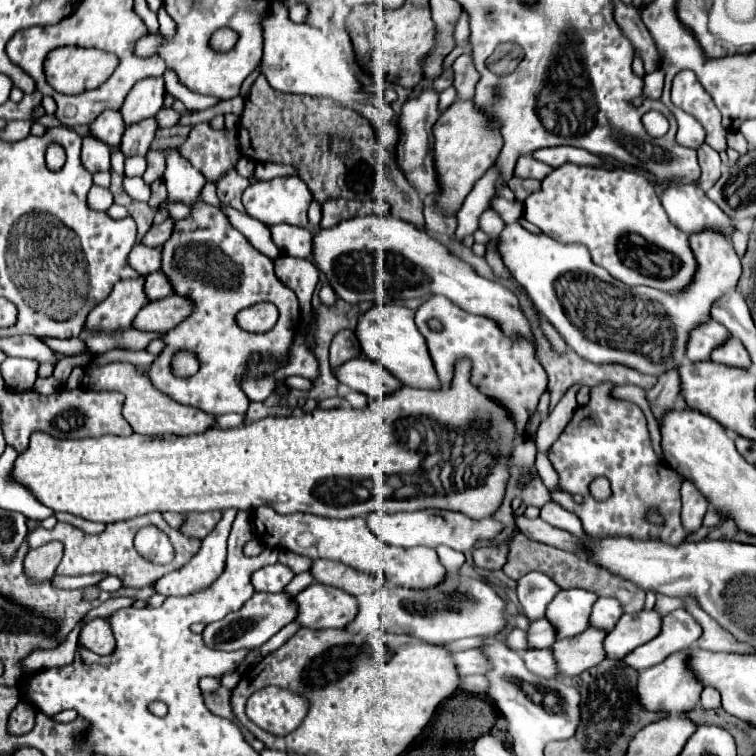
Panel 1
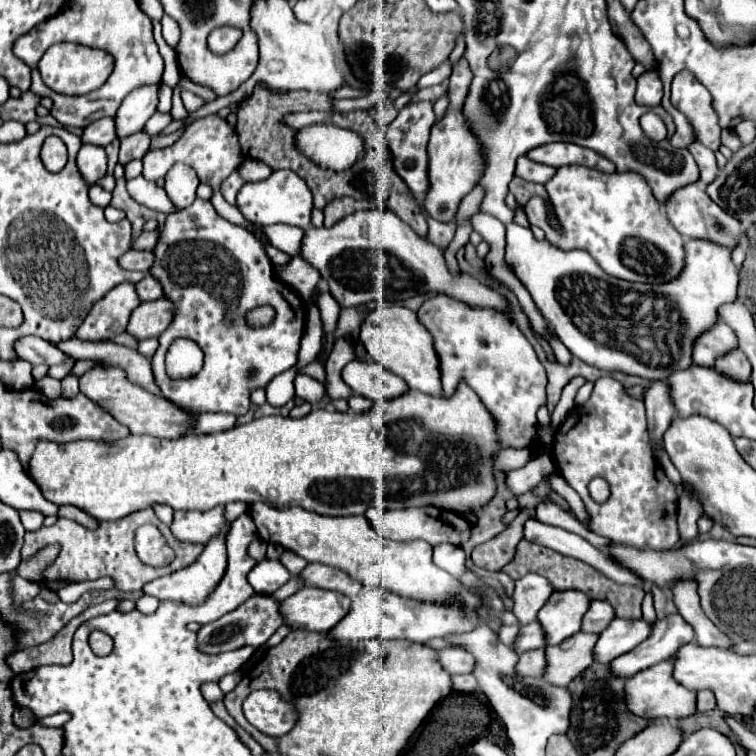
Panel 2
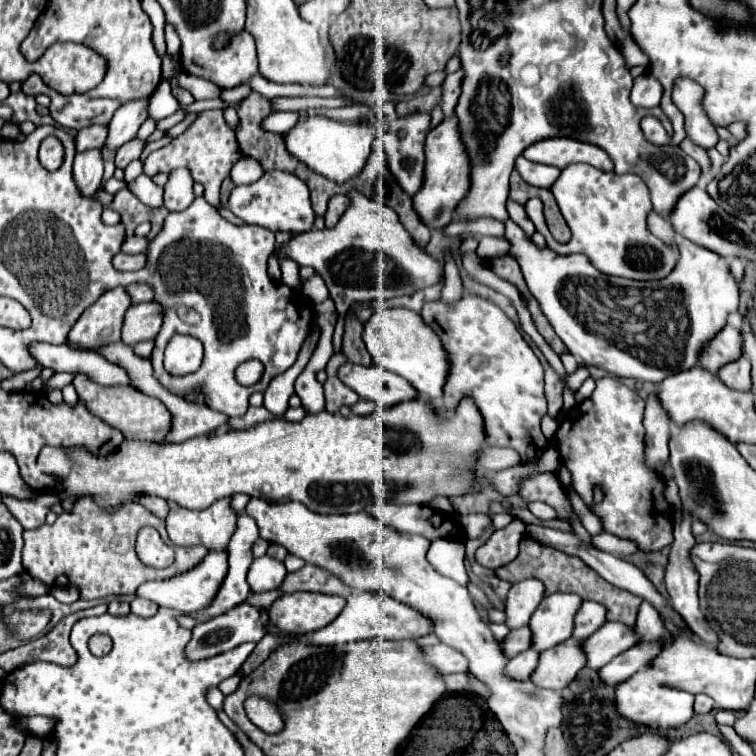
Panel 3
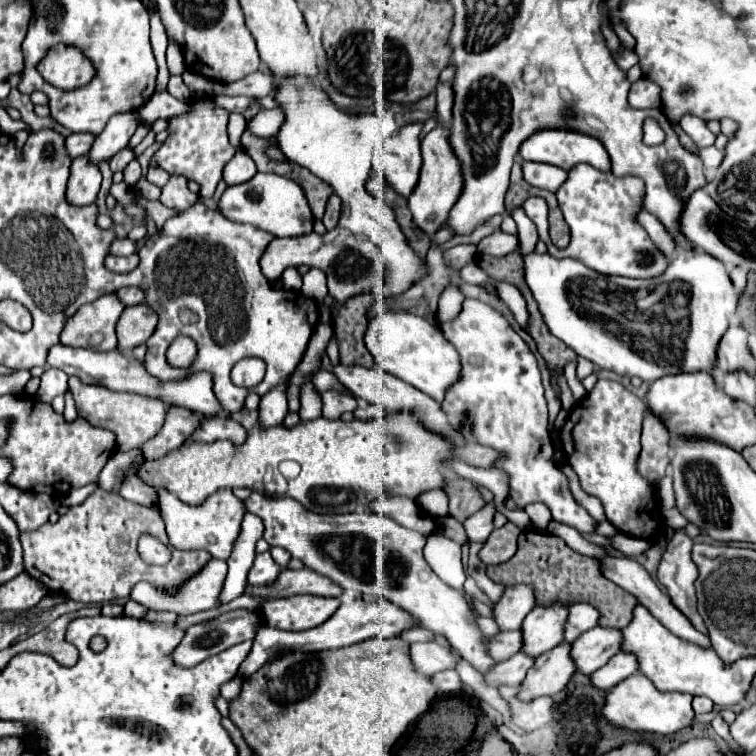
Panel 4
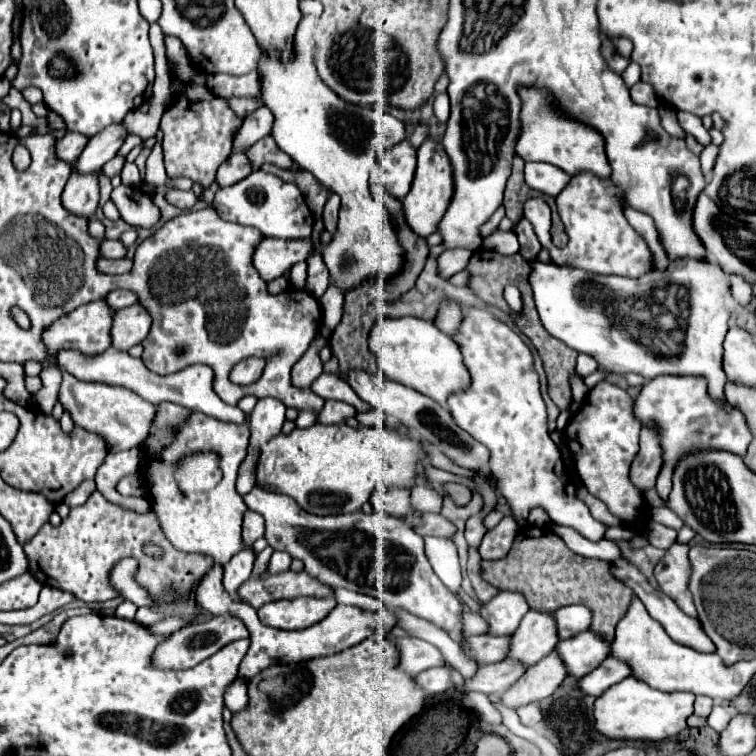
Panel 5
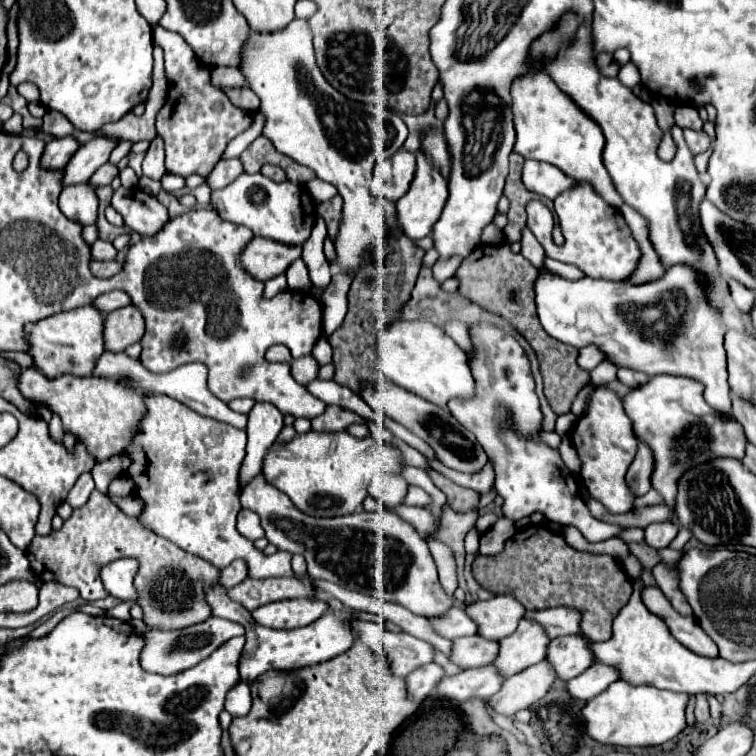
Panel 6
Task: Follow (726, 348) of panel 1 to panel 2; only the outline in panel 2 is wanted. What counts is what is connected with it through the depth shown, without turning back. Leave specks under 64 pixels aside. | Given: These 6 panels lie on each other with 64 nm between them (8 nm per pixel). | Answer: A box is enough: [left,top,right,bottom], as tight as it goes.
[716,348,750,382]

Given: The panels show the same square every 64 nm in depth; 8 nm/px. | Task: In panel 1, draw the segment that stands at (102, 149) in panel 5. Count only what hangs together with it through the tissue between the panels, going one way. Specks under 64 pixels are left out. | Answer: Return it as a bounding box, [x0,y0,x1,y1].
[120,78,164,124]

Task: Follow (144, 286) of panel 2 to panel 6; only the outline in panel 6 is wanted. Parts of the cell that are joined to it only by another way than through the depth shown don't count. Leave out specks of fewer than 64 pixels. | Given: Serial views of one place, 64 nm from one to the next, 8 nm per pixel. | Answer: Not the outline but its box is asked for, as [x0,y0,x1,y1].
[92,290,130,314]

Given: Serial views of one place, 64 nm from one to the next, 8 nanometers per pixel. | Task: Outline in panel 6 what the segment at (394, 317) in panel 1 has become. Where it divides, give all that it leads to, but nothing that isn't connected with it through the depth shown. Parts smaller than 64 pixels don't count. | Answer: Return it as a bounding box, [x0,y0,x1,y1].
[376,320,474,408]

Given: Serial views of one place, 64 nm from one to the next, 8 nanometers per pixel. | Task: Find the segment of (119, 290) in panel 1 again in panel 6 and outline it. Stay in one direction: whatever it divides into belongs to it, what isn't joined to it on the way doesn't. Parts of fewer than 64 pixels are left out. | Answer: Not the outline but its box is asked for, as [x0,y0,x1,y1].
[24,306,104,378]

